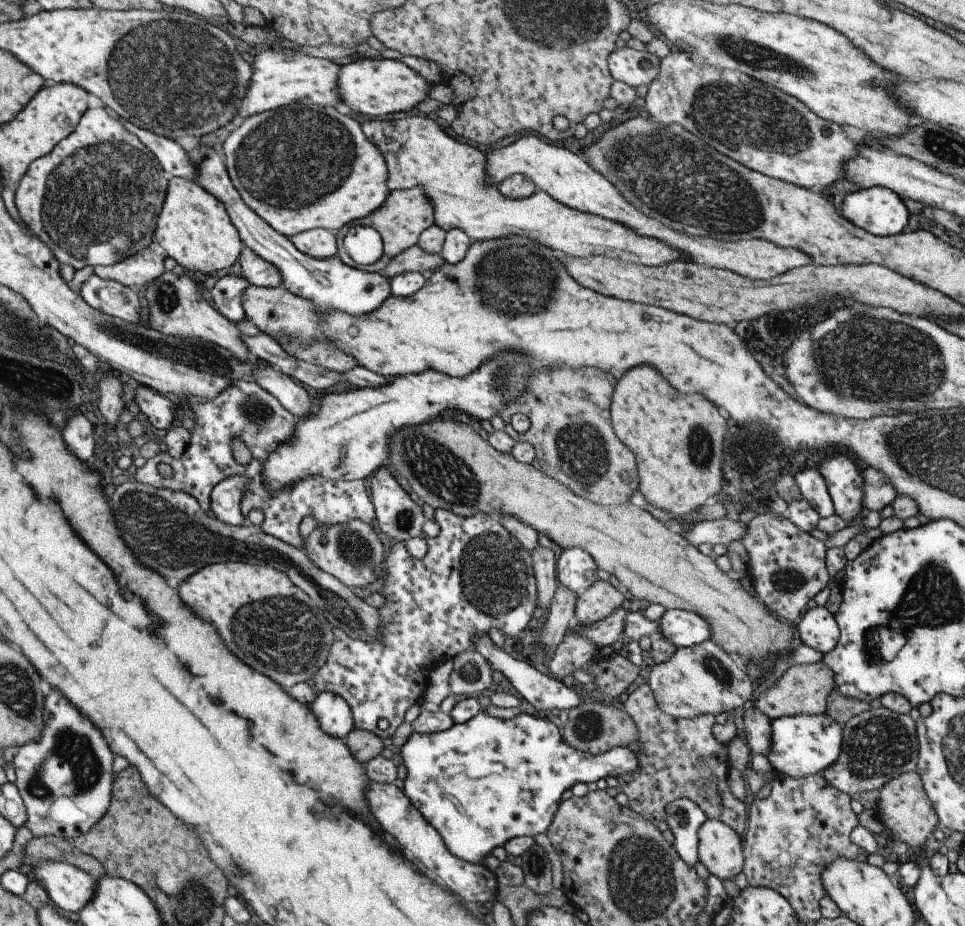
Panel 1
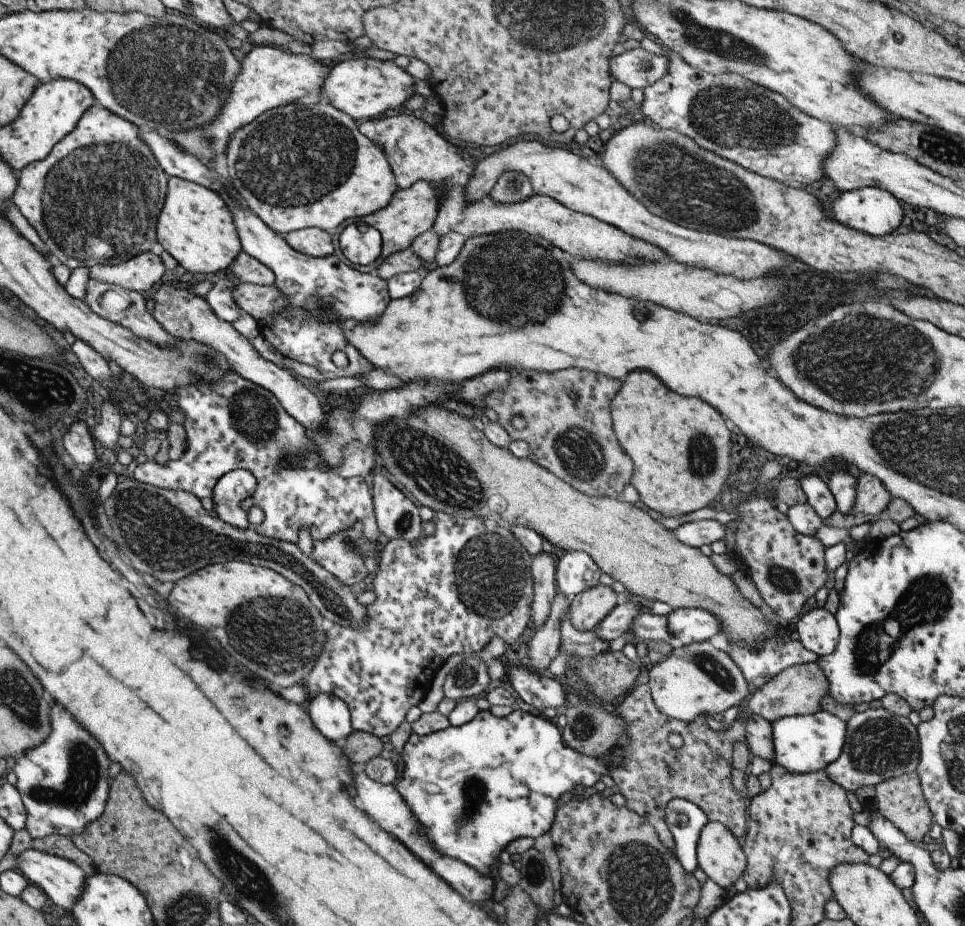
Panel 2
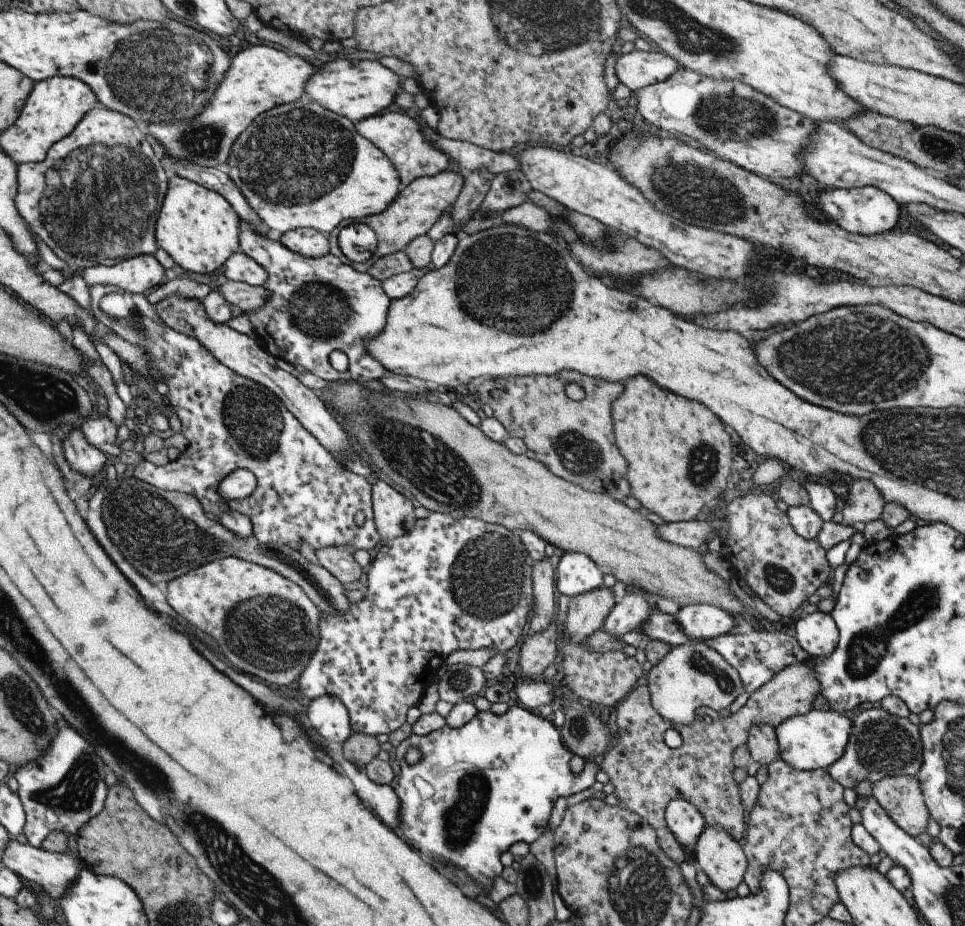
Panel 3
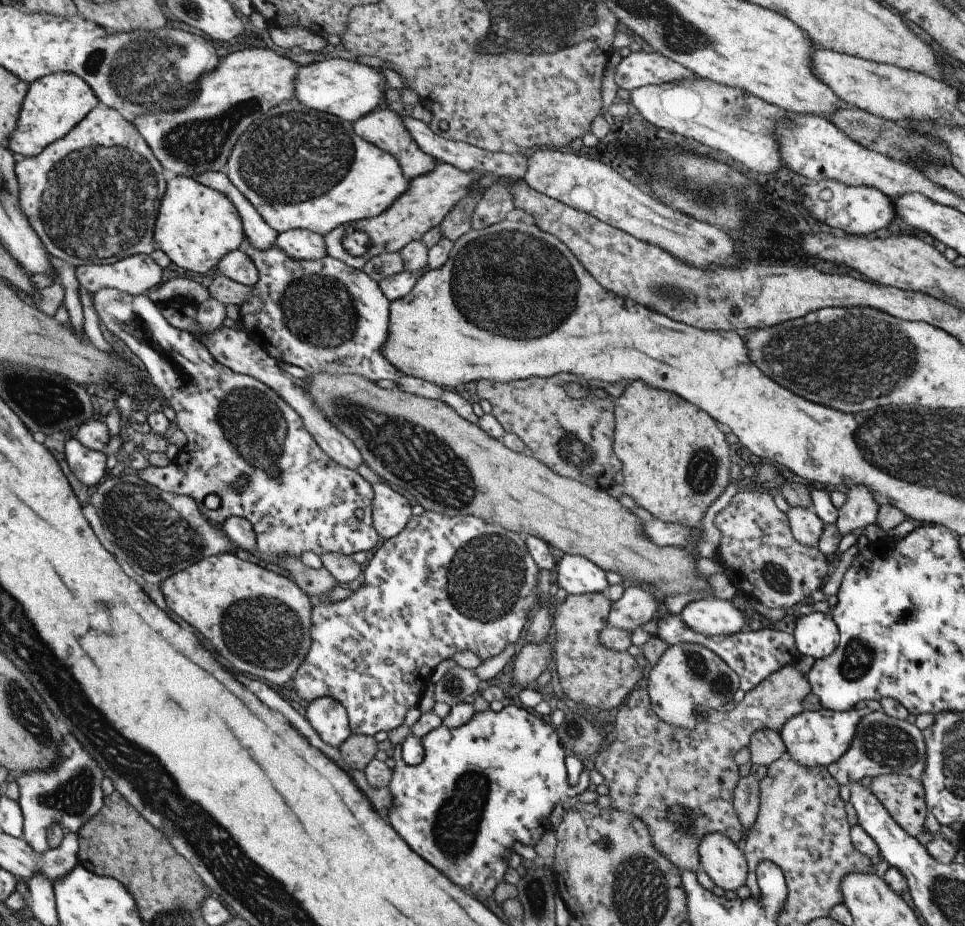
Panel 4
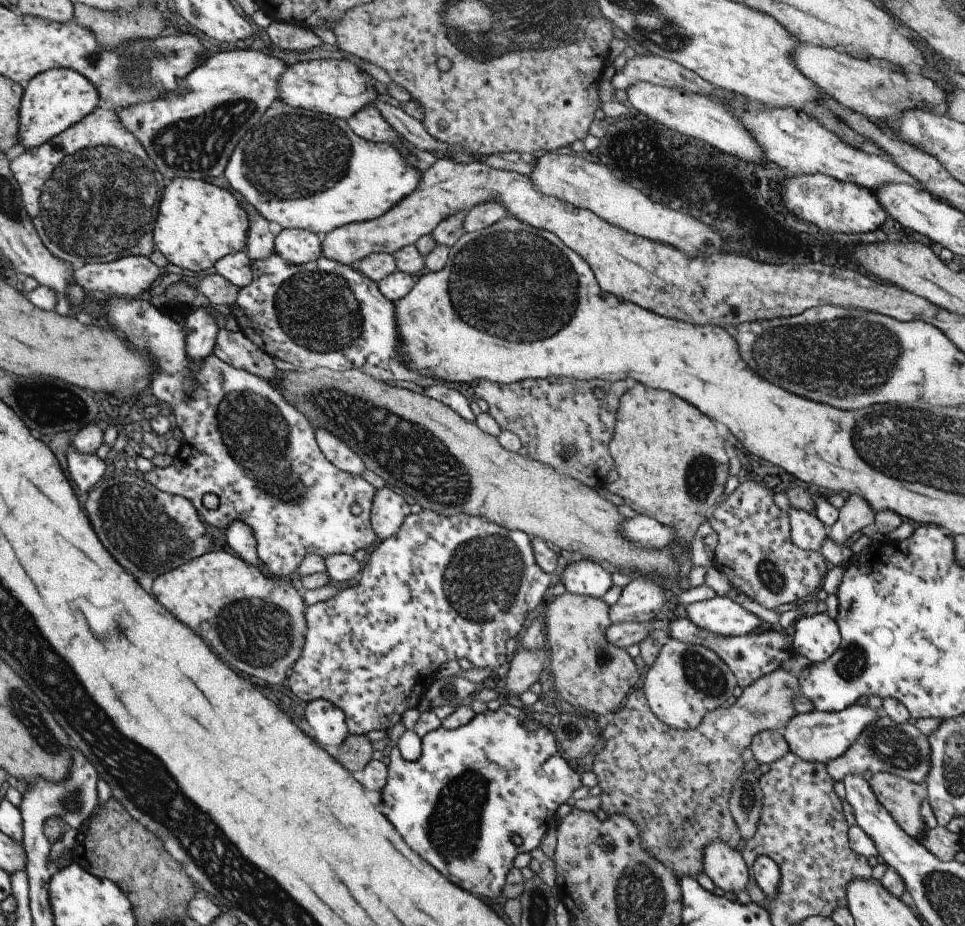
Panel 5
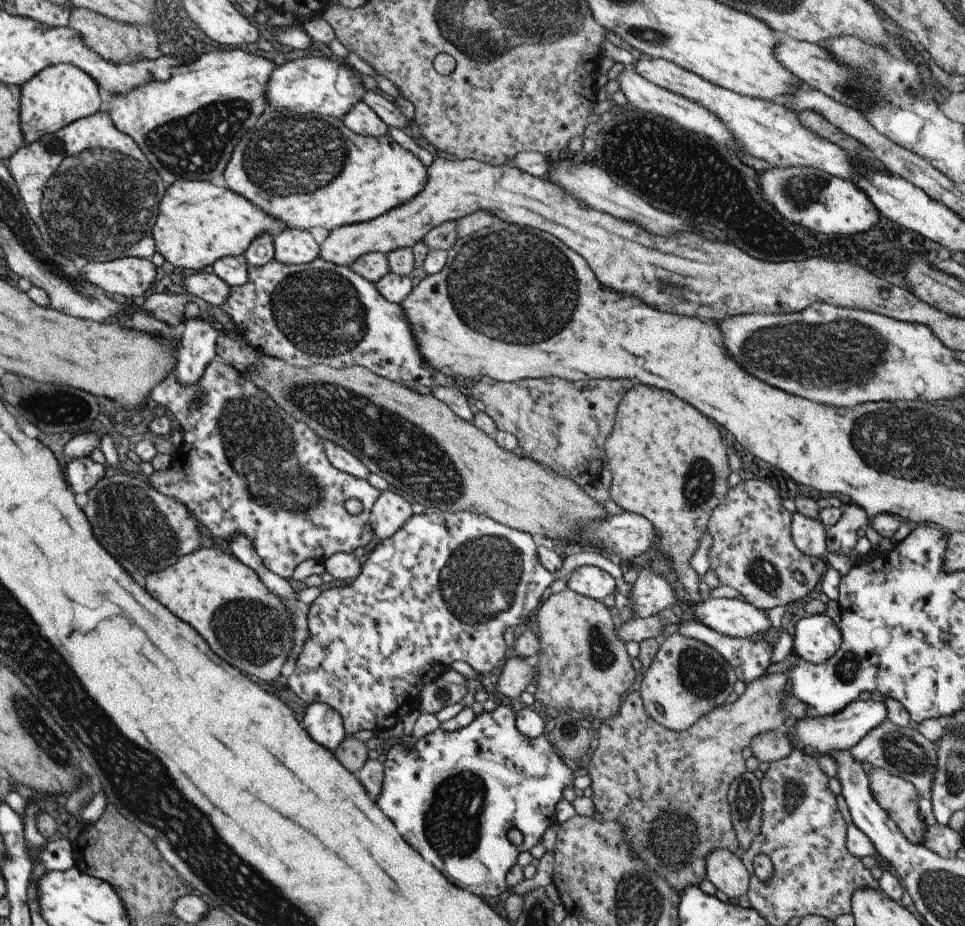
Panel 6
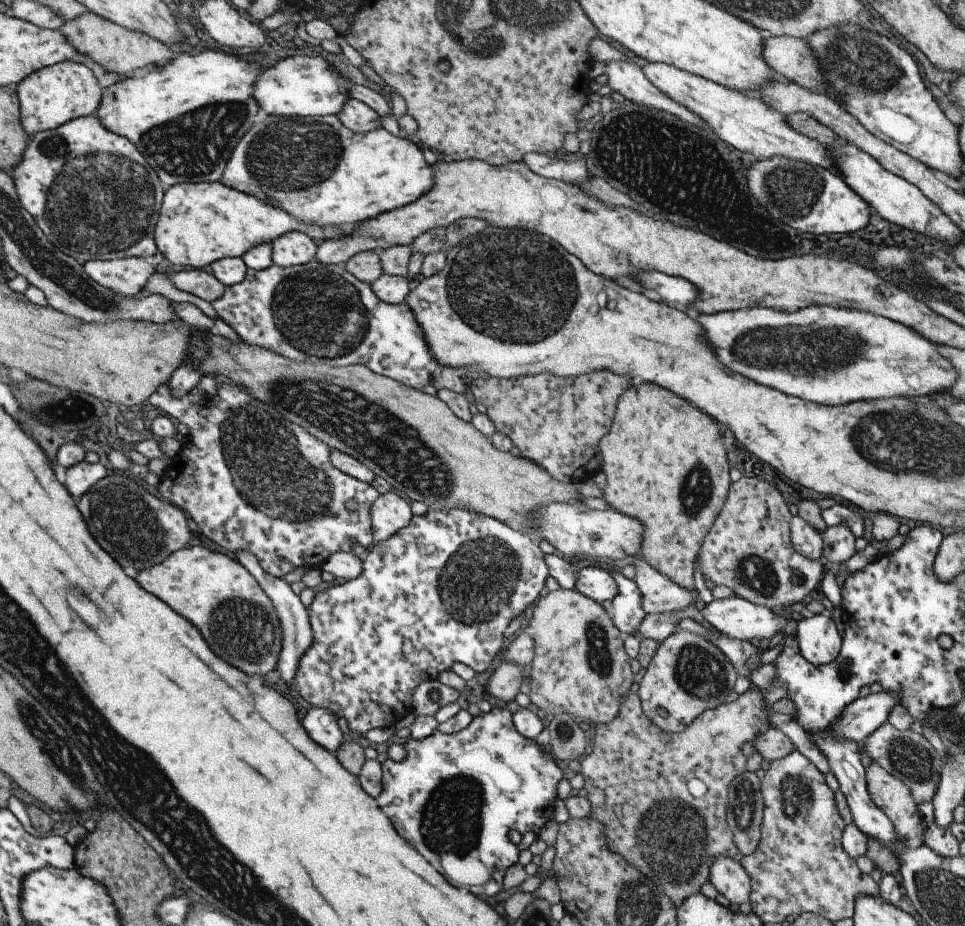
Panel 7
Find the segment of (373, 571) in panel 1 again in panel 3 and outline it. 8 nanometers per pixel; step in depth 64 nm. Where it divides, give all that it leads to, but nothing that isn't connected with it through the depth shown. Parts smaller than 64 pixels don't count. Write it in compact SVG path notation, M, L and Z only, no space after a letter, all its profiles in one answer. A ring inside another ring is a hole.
M328 546L315 550L317 562L330 572L342 585L348 586L364 580L365 569L354 559L354 552L348 547Z

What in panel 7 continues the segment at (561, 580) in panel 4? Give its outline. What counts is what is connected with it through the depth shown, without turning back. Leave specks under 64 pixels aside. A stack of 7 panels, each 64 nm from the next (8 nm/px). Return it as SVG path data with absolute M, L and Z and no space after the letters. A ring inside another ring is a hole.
M587 566L576 571L574 589L596 602L612 600L617 593L617 584L610 571L600 566Z

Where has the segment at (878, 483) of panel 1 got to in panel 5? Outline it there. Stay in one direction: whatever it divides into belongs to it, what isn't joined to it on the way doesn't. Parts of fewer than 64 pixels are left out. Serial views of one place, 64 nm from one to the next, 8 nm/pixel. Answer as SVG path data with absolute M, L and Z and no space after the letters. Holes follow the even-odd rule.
M850 493L838 510L837 521L828 528L828 536L844 547L845 540L859 535L862 528L875 522L875 513L870 503L859 494Z

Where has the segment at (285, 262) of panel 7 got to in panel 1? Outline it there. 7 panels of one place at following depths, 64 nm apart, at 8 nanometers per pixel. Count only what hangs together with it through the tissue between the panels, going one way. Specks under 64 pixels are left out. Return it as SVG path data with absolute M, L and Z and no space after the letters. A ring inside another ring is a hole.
M315 228L289 238L298 250L315 259L329 259L338 252L337 238L328 229Z

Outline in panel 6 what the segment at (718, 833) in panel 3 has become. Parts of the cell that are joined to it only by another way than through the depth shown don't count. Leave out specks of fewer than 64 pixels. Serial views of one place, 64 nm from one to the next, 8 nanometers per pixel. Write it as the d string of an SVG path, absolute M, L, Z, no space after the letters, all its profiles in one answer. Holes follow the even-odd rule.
M714 849L706 857L707 878L729 899L740 898L749 889L749 873L740 855L726 849Z

